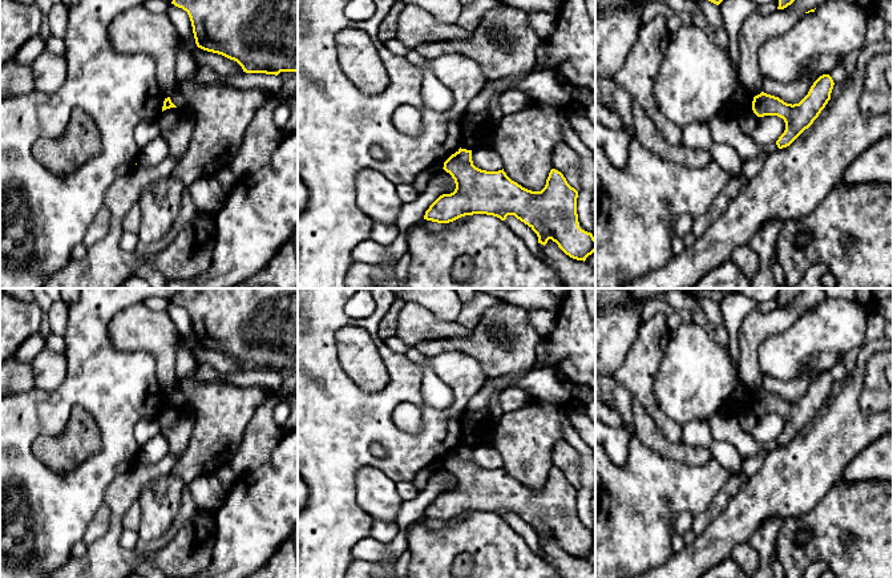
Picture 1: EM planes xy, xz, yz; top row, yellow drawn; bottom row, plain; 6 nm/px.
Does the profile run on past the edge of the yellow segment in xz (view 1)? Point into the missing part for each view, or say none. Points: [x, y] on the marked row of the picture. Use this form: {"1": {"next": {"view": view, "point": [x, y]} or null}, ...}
{"1": {"next": null}}

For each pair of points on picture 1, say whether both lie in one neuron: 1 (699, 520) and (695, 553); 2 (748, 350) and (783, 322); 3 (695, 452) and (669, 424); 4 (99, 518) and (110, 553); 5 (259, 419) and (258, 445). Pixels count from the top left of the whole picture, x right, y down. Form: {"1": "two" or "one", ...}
{"1": "two", "2": "one", "3": "two", "4": "two", "5": "one"}

